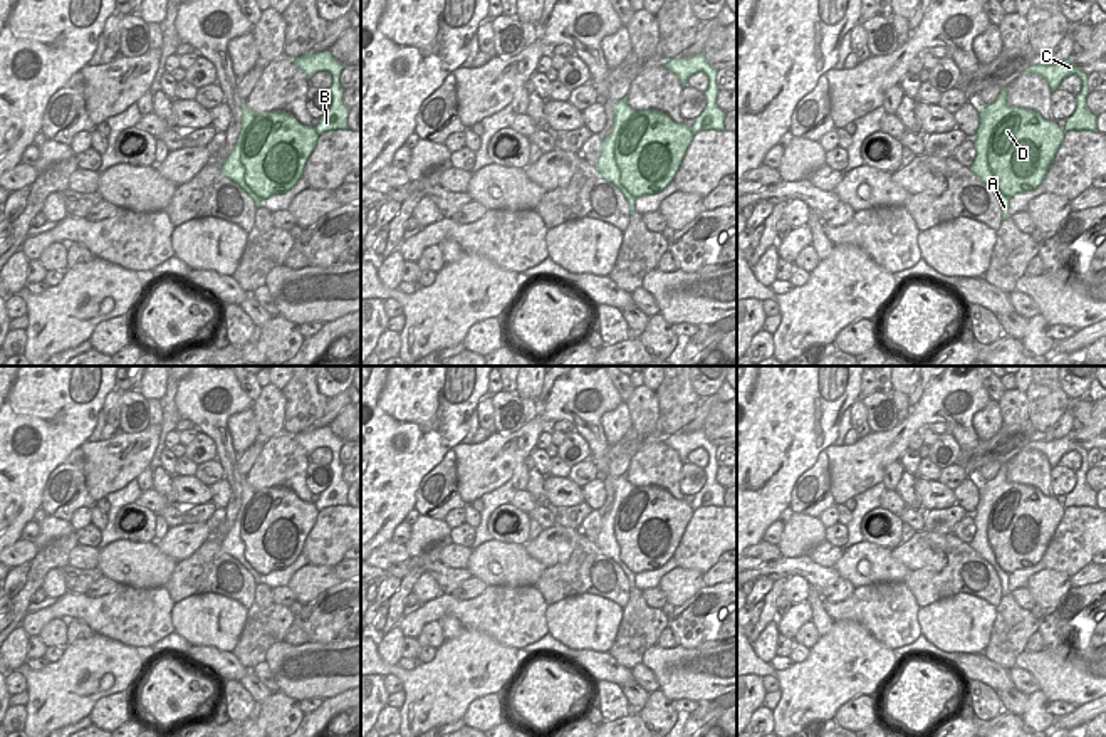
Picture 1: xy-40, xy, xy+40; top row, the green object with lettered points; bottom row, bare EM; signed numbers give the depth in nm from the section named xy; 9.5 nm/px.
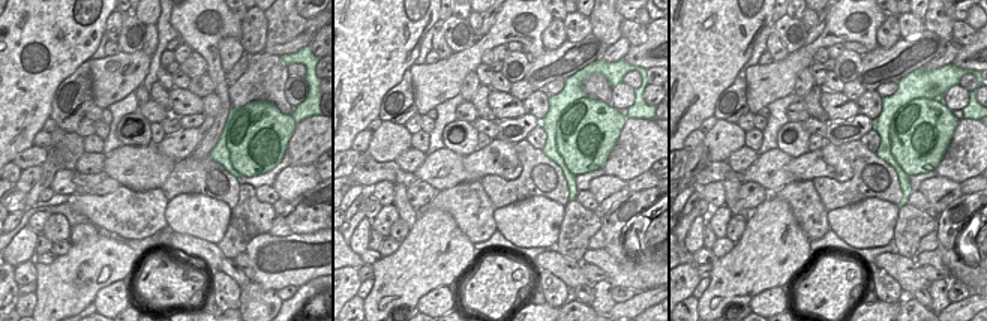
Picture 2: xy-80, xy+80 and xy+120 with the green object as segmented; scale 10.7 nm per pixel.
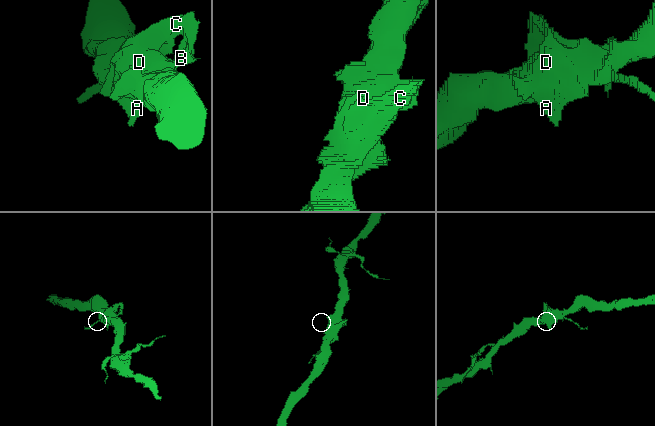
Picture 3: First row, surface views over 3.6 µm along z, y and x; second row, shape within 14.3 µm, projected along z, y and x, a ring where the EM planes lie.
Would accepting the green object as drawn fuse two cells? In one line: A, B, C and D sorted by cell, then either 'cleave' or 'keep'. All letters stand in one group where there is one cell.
A B C D | keep

